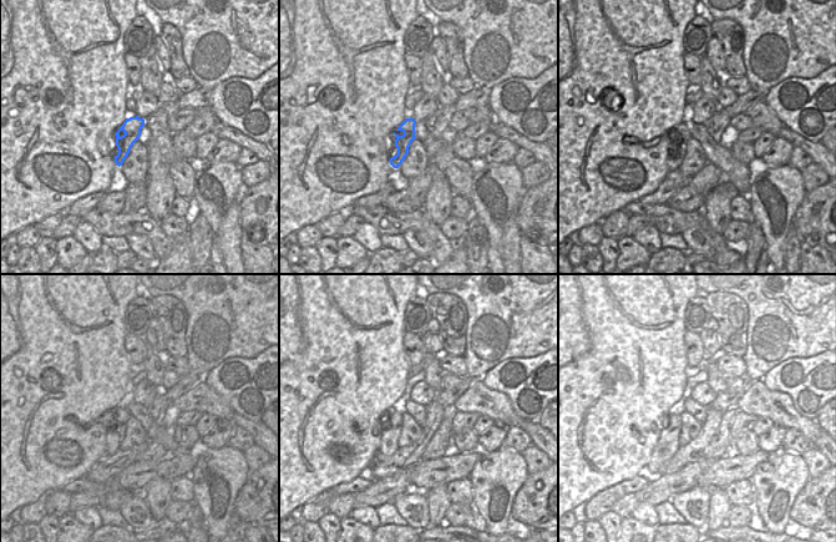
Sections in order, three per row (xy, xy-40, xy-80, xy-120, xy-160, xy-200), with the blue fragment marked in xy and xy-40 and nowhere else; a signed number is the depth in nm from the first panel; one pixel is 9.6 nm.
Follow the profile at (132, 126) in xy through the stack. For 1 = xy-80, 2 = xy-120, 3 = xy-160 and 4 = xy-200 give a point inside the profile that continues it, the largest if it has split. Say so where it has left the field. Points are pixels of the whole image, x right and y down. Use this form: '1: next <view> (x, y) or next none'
1: next xy-80 (674, 160)
2: next xy-120 (115, 435)
3: next xy-160 (389, 441)
4: next xy-200 (667, 445)

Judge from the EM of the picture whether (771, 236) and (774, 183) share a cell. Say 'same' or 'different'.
same

